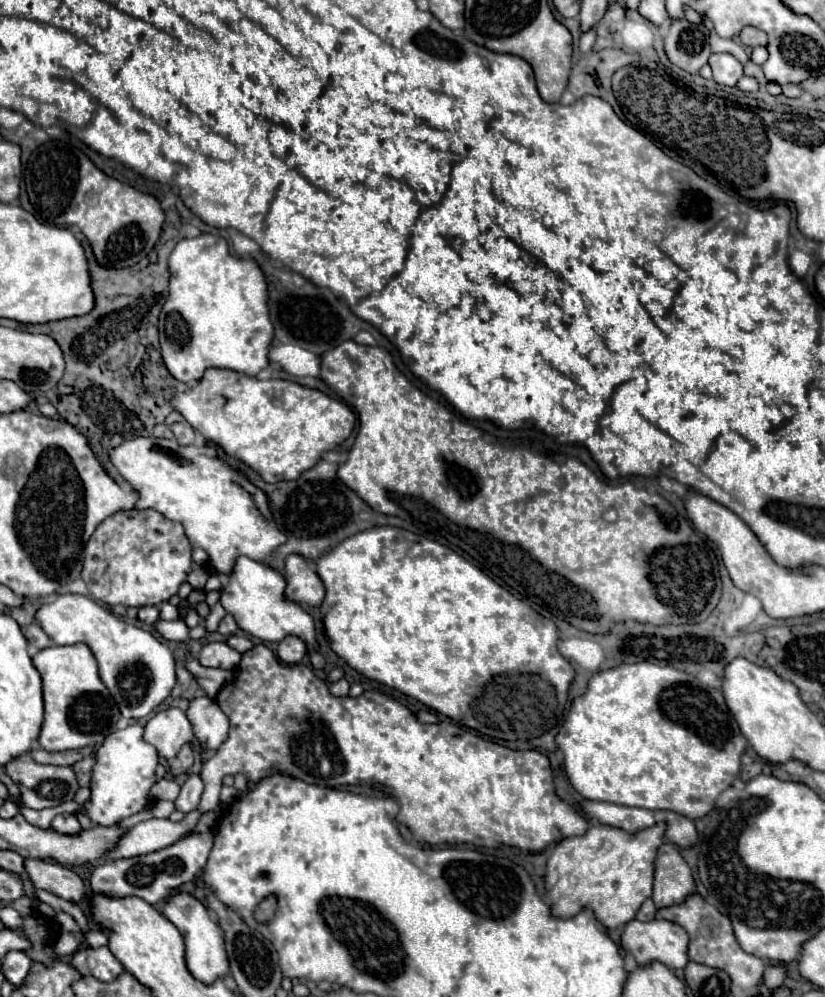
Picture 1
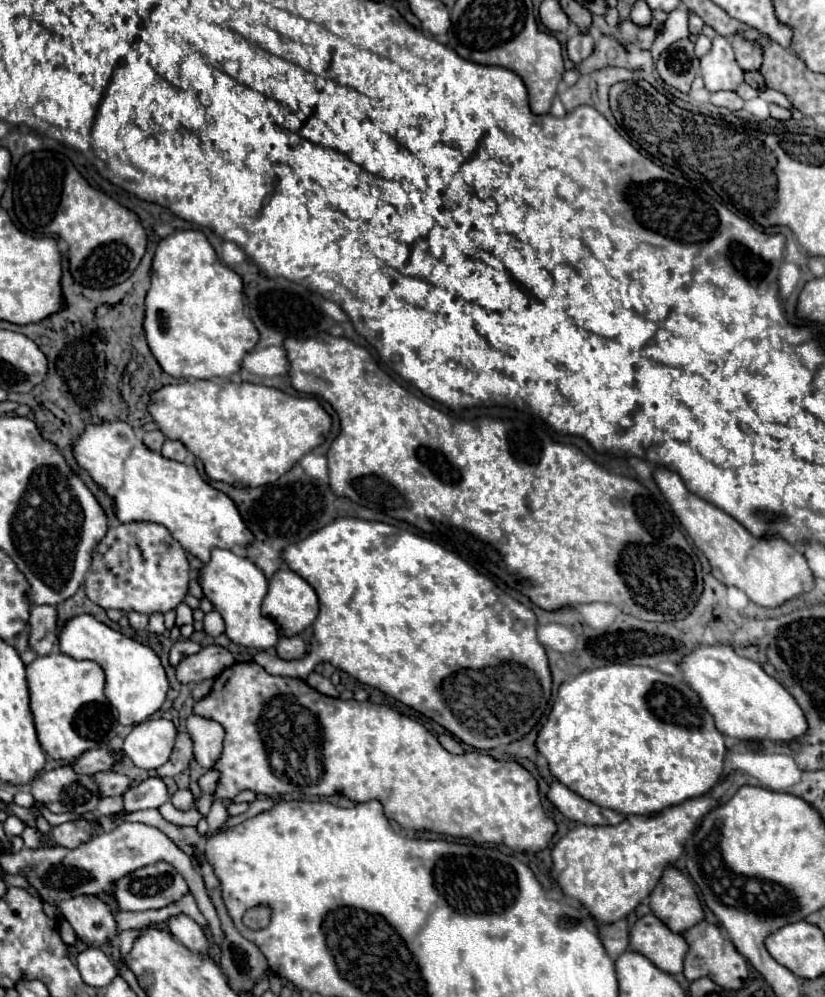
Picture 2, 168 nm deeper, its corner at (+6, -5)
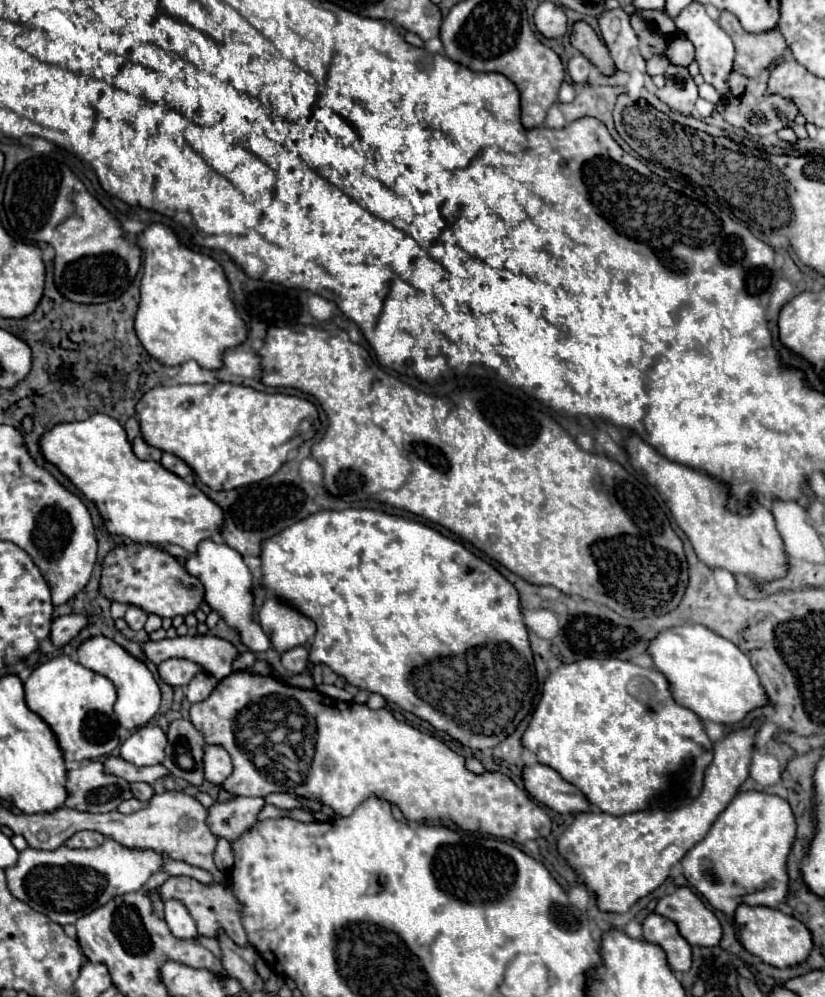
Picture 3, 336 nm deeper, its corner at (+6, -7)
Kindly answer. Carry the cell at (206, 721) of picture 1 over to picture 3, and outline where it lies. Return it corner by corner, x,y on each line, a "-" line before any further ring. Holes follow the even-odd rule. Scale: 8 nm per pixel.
206,745
204,747
204,777
210,783
220,787
222,779
226,779
230,771
232,771
232,761
228,751
220,745

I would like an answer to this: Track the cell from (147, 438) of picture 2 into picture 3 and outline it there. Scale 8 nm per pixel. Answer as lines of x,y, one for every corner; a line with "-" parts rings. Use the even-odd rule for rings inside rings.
136,437
136,439
132,441
132,447
134,447
134,453
136,453
138,459
160,461
160,457
162,457
162,451
156,449
156,447
152,447
152,445
148,445
142,437

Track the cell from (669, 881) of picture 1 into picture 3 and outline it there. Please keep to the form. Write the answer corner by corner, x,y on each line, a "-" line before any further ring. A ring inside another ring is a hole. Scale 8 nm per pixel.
676,887
674,893
658,899
656,913
674,921
678,933
698,947
714,947
720,943
722,927
718,917
688,887

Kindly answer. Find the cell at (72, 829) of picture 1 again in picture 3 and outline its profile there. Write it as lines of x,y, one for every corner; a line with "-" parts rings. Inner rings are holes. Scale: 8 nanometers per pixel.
78,831
66,841
66,847
92,849
92,847
98,847
102,841
104,841
104,835
98,831

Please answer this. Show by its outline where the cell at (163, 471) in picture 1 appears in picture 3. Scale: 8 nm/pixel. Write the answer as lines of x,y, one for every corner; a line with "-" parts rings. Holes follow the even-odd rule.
98,413
86,421
60,423
42,437
42,453
86,495
86,499
96,503
110,533
126,535
136,543
172,543
184,547
188,553
196,553
200,541
212,539
224,529
224,511
218,503
214,503
194,483
164,469
158,461
140,461
132,451
124,427
108,415

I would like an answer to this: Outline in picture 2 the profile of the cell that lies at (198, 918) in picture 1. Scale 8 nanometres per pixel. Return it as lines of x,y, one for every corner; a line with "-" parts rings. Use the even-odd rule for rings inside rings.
174,915
168,919
168,931
172,933
172,937
176,941
180,941
186,949
194,951
194,953
206,953
208,951
208,939
204,935
204,931
200,929
200,925
190,919
188,915

